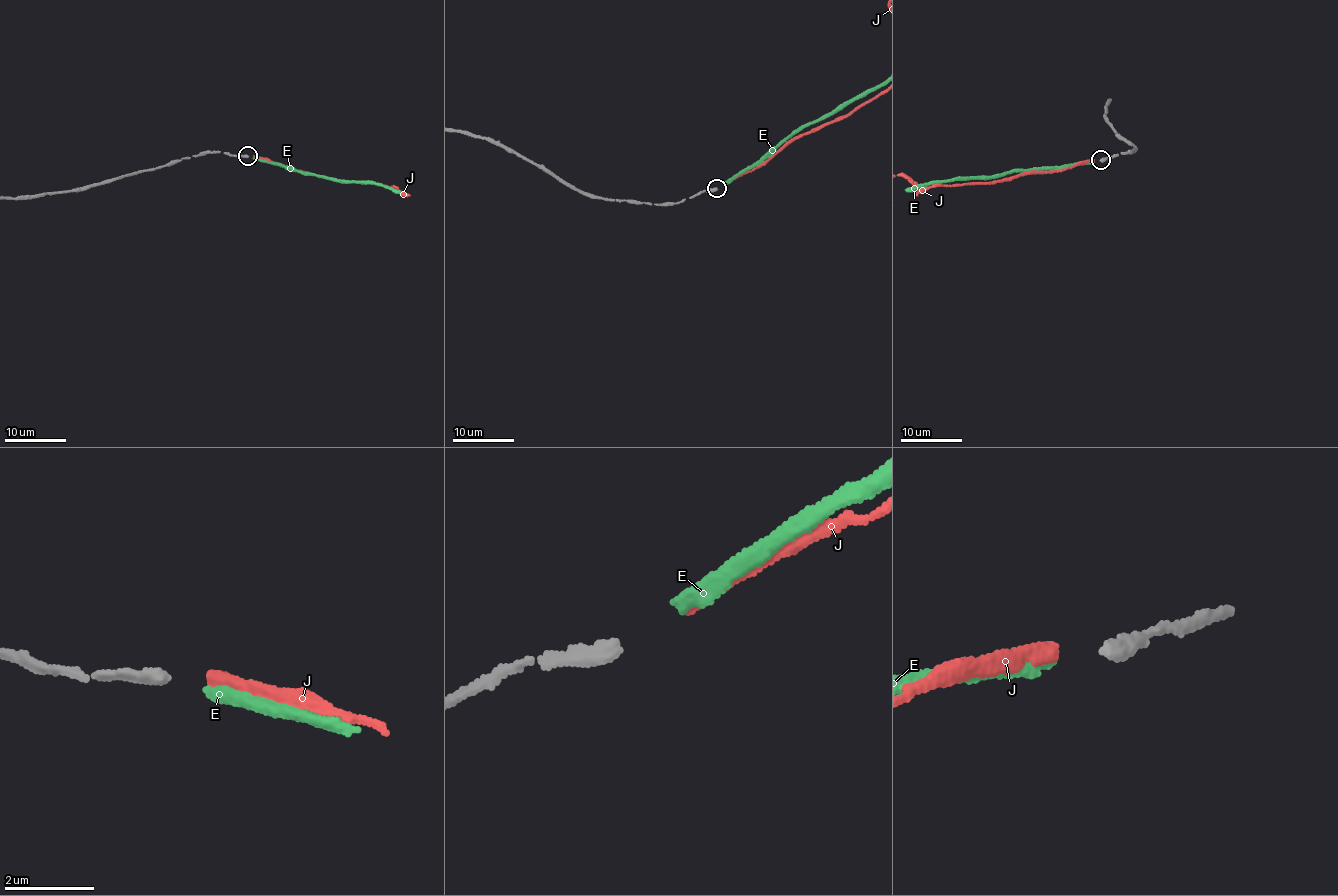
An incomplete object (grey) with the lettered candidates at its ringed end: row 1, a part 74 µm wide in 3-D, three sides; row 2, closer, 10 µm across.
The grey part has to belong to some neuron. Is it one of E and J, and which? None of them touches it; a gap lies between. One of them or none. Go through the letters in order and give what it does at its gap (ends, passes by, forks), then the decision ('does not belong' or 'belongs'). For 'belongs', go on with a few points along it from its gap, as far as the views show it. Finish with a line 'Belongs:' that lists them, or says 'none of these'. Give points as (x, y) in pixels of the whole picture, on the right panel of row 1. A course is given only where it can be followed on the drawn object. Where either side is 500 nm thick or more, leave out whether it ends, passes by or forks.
E: it ends; does not belong
J: it ends; belongs
Belongs: J

